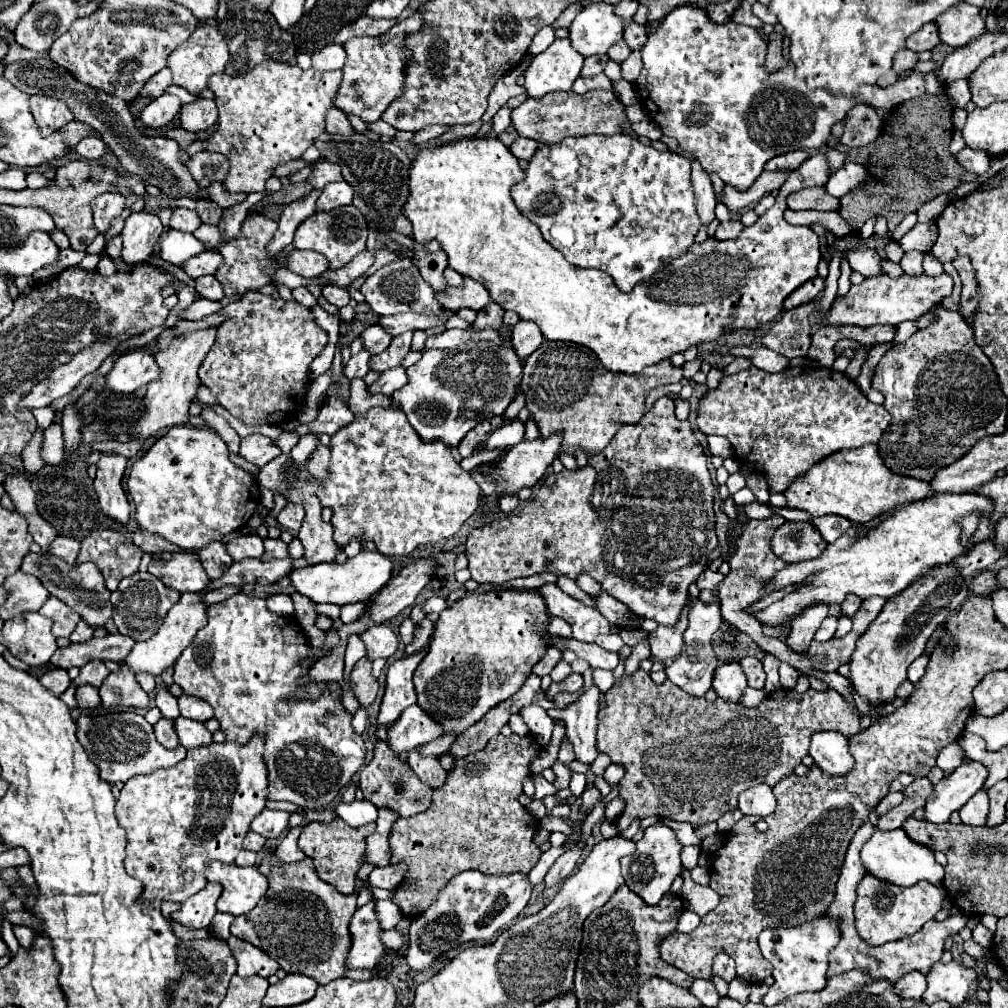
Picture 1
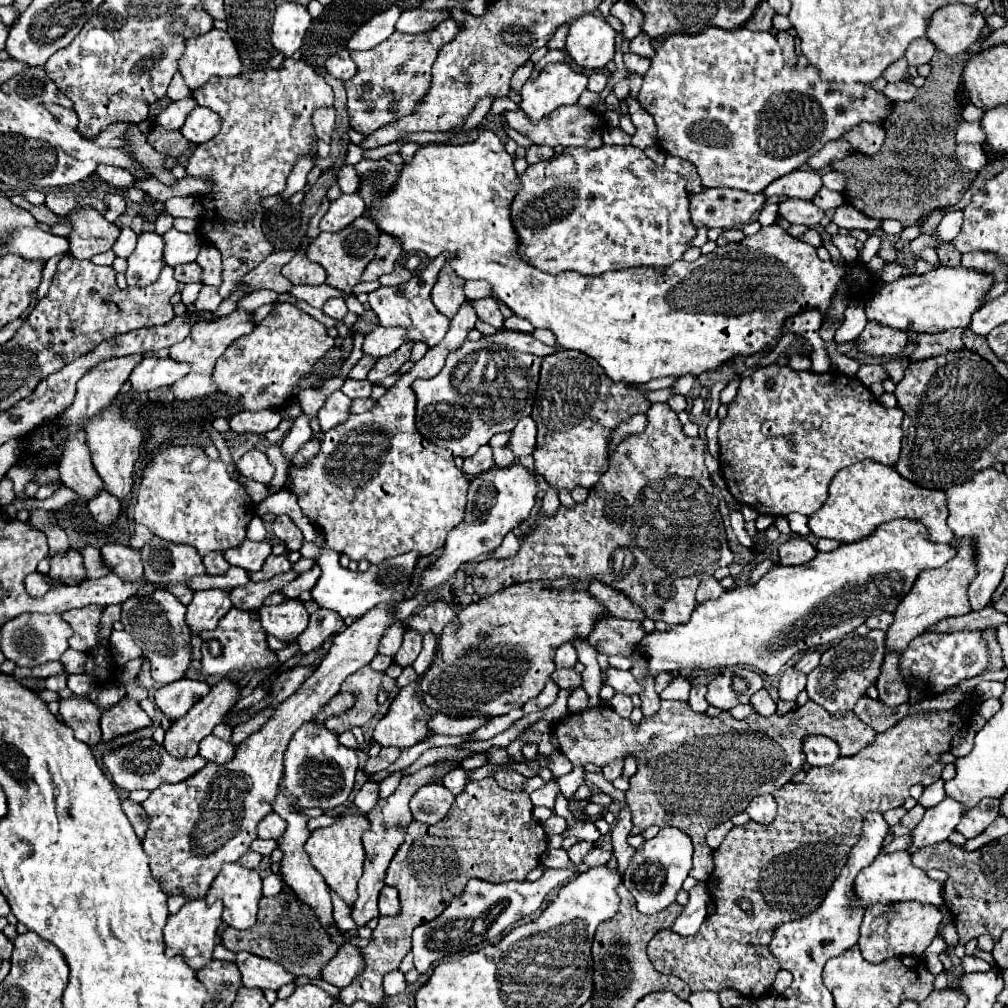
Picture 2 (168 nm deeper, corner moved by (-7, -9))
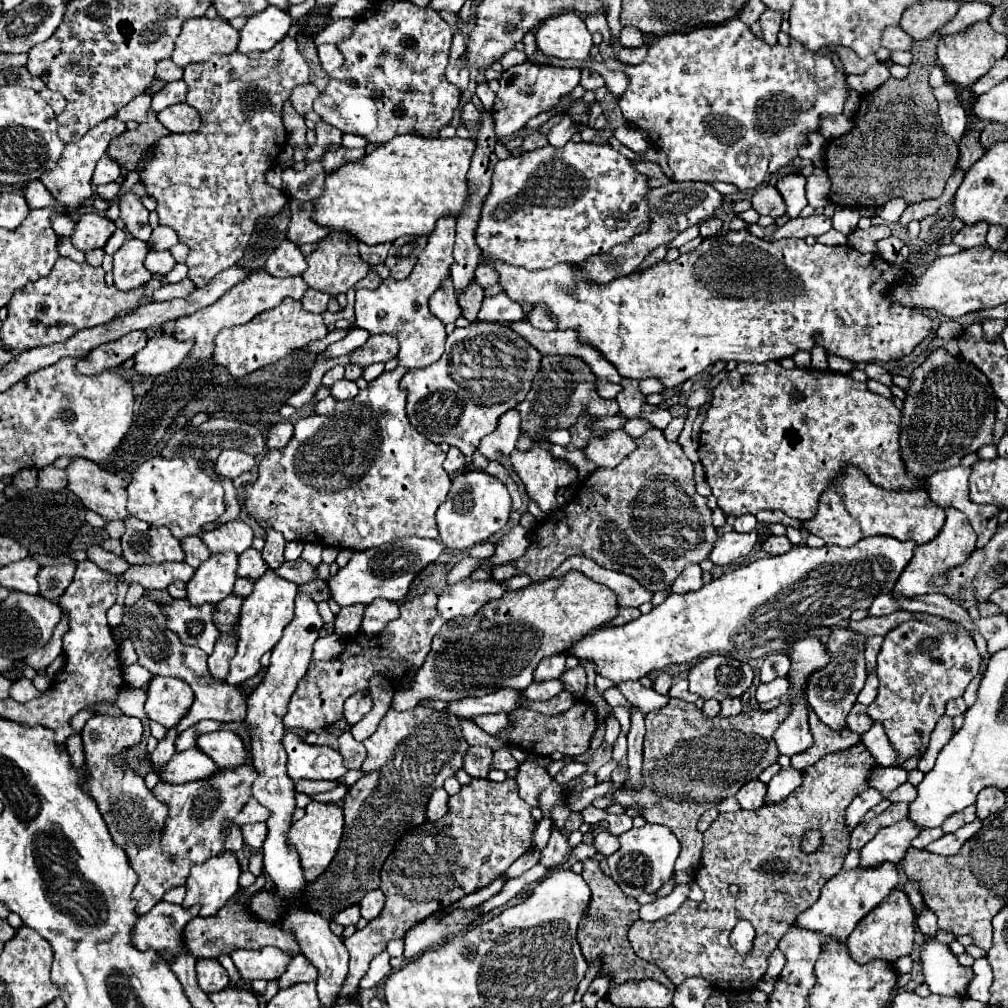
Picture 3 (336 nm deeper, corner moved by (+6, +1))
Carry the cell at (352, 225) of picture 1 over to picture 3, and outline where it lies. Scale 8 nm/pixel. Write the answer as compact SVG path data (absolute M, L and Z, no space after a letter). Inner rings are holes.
M333 229L333 231L325 237L325 241L321 239L321 243L317 243L317 245L319 245L319 247L317 247L311 255L305 257L307 263L309 263L309 267L307 267L305 273L301 275L303 281L305 281L309 287L313 287L313 289L317 289L317 291L323 291L323 293L327 293L327 295L347 293L347 289L351 289L357 281L361 281L361 279L367 275L369 265L365 265L365 263L361 261L361 257L359 257L359 249L357 249L359 241L357 241L357 237L353 237L351 233L345 233L345 229Z

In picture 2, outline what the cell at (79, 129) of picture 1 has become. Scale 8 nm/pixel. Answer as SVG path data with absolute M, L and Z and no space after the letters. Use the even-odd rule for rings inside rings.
M112 123L96 139L92 139L92 143L100 147L122 147L128 141L126 131L128 131L128 123Z

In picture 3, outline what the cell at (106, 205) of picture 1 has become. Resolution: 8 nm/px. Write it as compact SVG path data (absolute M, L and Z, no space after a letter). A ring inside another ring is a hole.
M113 181L113 183L109 183L109 185L97 187L97 195L99 195L101 199L105 199L105 201L113 201L113 199L117 197L117 193L119 193L119 183L117 183L117 181Z

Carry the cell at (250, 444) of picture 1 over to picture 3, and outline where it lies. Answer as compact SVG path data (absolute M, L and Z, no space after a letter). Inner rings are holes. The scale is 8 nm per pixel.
M225 449L225 451L221 451L221 455L217 457L215 471L217 471L217 475L221 475L221 477L235 479L235 477L239 477L241 473L251 471L253 465L255 465L255 457L251 457L249 453L243 453L243 451L237 451L237 449Z

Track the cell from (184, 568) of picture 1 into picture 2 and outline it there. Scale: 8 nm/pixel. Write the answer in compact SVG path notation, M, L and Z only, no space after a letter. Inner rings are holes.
M152 537L150 543L140 549L140 555L144 575L154 583L162 583L184 605L190 605L194 591L186 587L186 579L206 573L198 551L190 545L178 545Z

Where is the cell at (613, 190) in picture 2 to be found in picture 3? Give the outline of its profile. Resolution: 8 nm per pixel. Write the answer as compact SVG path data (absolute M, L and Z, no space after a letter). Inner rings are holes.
M569 141L563 147L547 145L537 151L507 157L495 165L491 191L483 201L477 225L477 245L483 255L499 257L505 263L529 271L549 269L565 261L585 261L593 255L609 253L615 245L627 245L635 235L649 229L649 191L649 177L639 173L633 161L609 143Z

